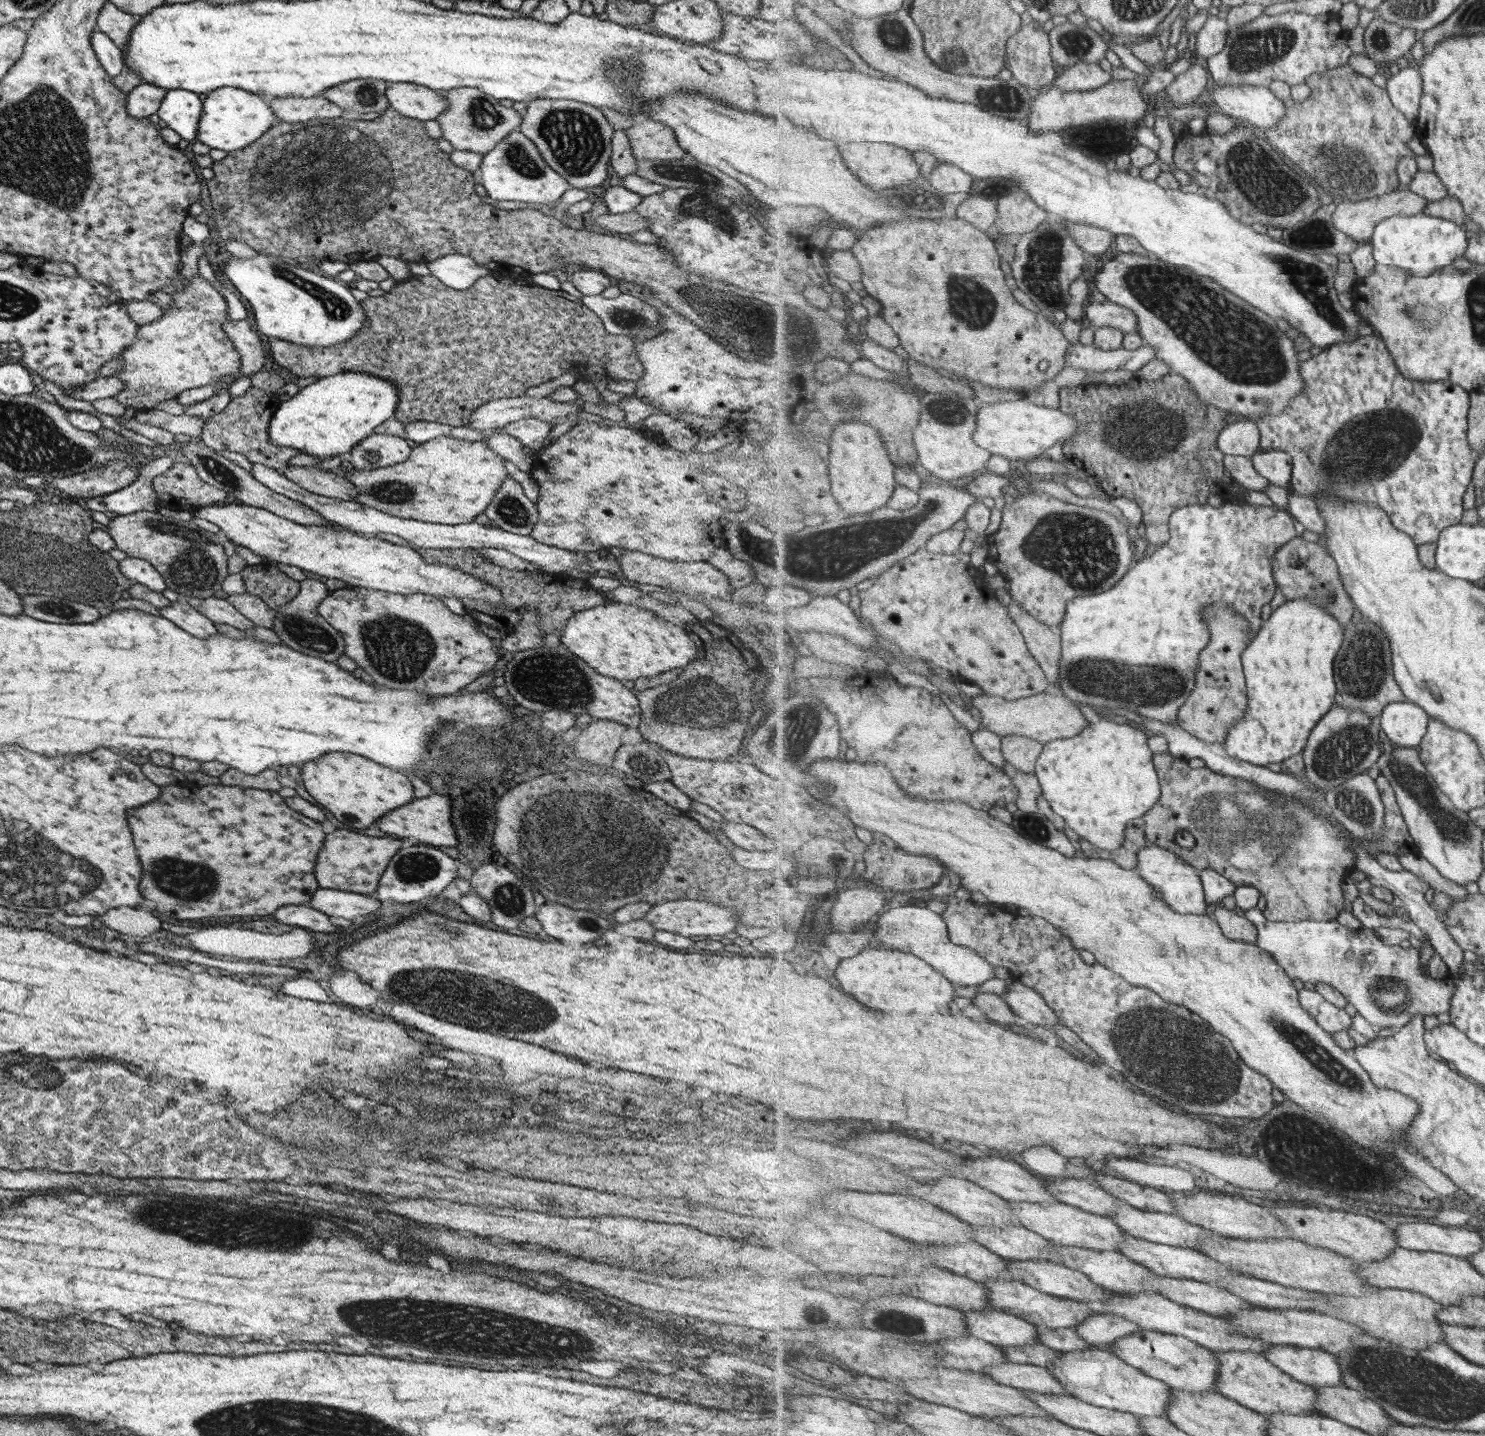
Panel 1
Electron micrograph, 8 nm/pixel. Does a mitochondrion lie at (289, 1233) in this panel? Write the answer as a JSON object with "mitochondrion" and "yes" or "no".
{"mitochondrion":"yes"}

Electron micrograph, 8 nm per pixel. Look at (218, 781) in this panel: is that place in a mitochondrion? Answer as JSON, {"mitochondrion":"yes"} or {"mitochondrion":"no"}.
{"mitochondrion":"no"}

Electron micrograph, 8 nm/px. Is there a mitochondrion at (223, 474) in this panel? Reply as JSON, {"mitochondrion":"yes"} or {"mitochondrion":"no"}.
{"mitochondrion":"yes"}

